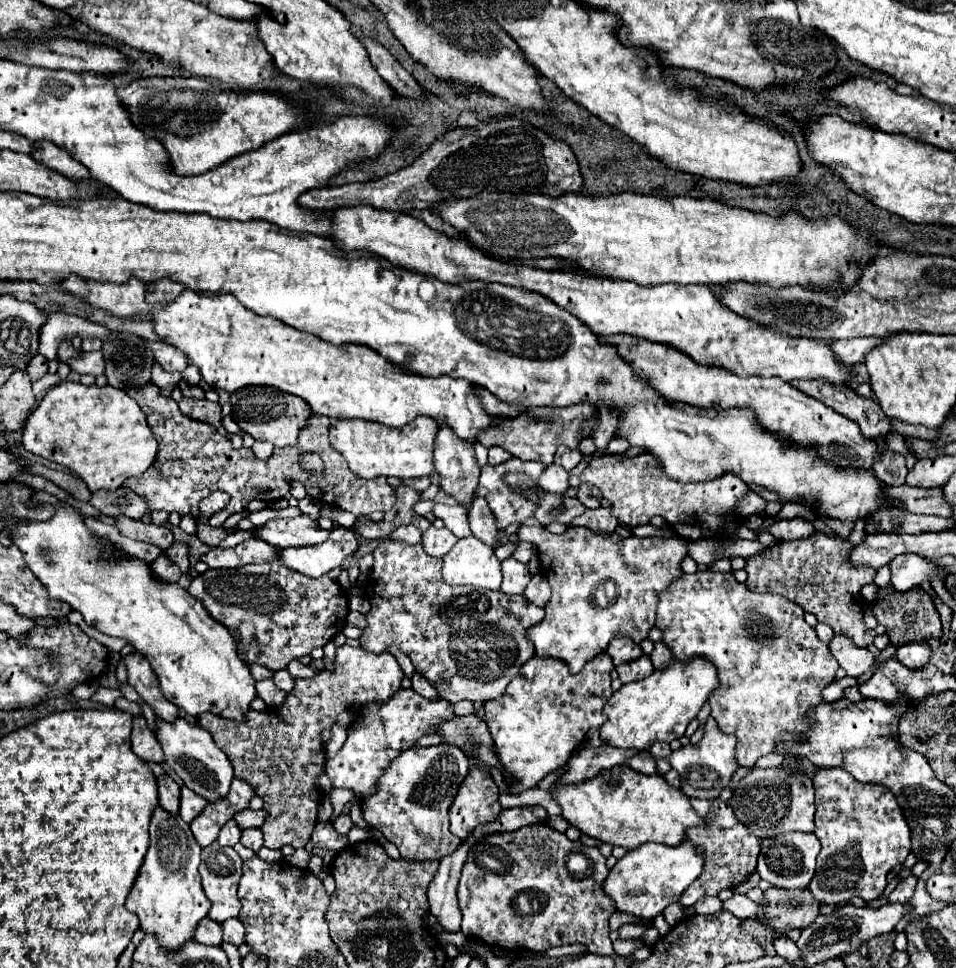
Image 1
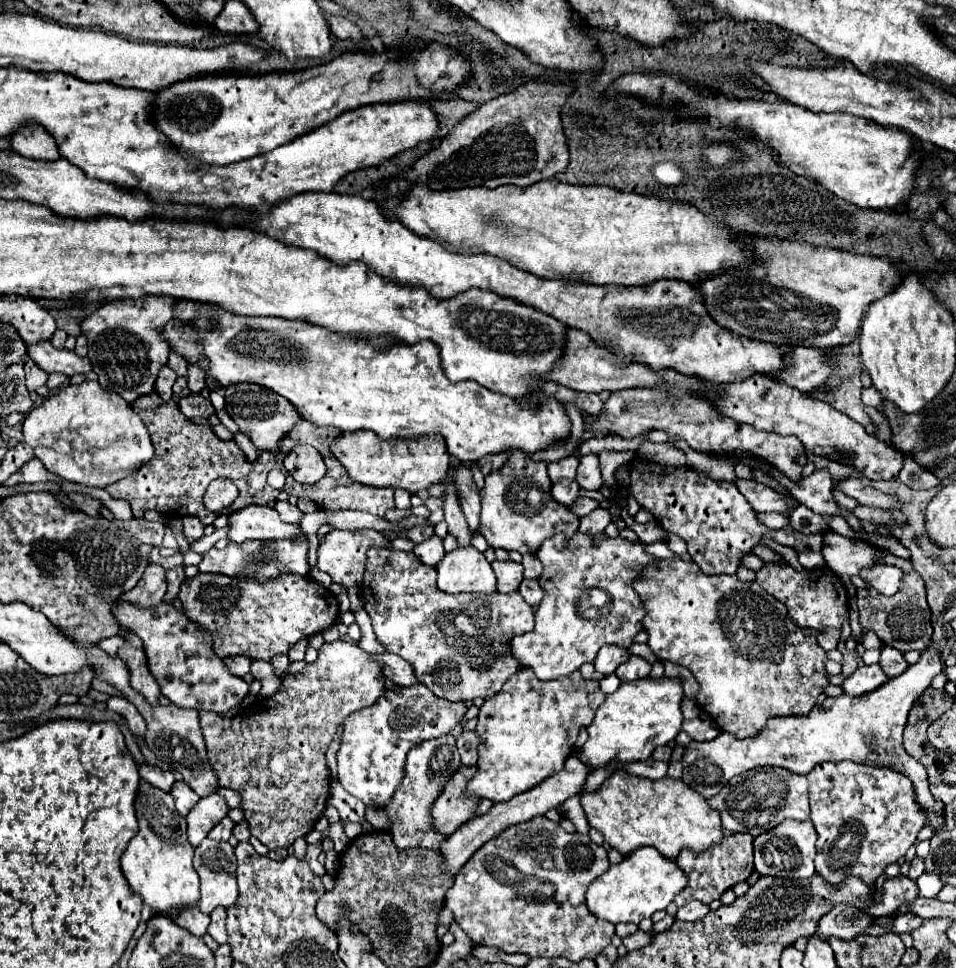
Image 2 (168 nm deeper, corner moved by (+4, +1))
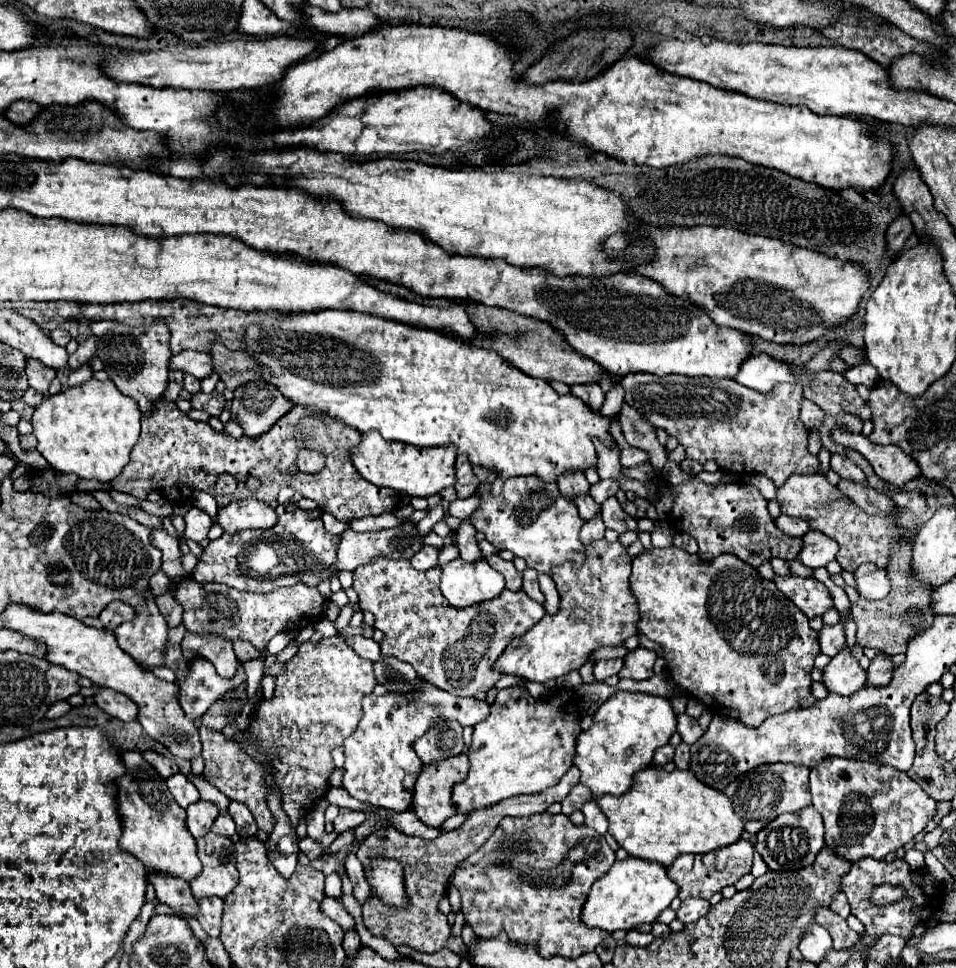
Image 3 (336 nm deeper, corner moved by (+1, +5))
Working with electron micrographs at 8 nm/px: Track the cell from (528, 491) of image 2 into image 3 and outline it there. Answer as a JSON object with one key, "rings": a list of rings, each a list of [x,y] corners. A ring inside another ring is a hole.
{"rings":[[[536,475],[526,477],[498,477],[494,483],[480,483],[480,507],[472,513],[474,527],[498,549],[508,549],[516,557],[526,559],[528,567],[550,573],[552,565],[574,561],[582,565],[584,545],[578,537],[582,519],[572,501],[562,497],[558,483],[544,483]]]}

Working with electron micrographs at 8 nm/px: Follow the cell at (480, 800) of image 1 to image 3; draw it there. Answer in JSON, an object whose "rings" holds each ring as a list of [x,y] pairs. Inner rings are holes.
{"rings":[[[464,753],[422,769],[412,799],[416,815],[422,823],[426,823],[428,827],[442,827],[442,823],[456,813],[456,805],[452,801],[452,787],[454,783],[466,779],[468,771],[470,761]]]}

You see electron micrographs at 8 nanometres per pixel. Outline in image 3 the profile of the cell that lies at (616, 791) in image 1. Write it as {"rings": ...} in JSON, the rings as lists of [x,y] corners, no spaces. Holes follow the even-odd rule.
{"rings":[[[646,767],[646,771],[638,771],[634,775],[632,787],[616,797],[616,795],[602,795],[596,799],[602,813],[608,817],[608,833],[618,841],[620,847],[628,851],[632,857],[642,857],[646,861],[656,861],[664,867],[668,867],[678,855],[684,853],[710,853],[718,847],[730,845],[740,839],[742,835],[742,819],[734,813],[732,803],[722,795],[722,791],[710,789],[704,783],[700,783],[692,771],[672,771],[666,773],[662,769]]]}

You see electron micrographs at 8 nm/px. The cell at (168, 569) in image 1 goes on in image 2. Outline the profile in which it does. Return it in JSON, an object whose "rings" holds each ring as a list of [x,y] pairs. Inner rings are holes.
{"rings":[[[151,563],[151,567],[145,569],[145,573],[143,573],[141,581],[137,583],[137,587],[123,593],[121,601],[137,605],[141,609],[149,609],[149,607],[155,607],[163,601],[165,591],[167,591],[165,569],[161,565]]]}

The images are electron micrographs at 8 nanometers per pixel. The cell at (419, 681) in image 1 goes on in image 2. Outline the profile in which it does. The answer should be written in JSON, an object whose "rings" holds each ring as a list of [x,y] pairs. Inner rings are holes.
{"rings":[[[383,653],[383,655],[371,655],[371,659],[375,659],[375,663],[381,665],[383,675],[387,679],[391,679],[395,685],[409,687],[411,683],[417,681],[415,673],[413,673],[413,667],[405,659],[399,659],[399,655]]]}

